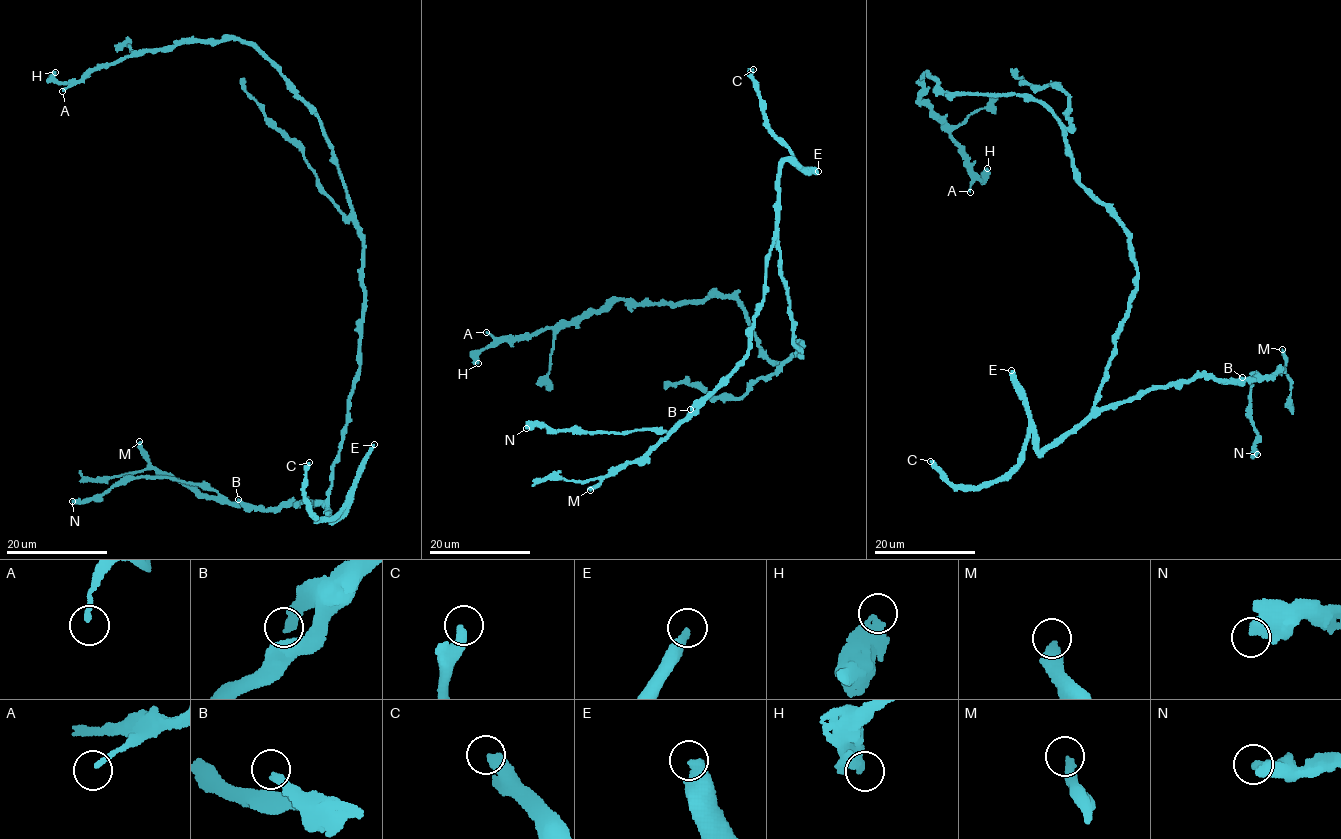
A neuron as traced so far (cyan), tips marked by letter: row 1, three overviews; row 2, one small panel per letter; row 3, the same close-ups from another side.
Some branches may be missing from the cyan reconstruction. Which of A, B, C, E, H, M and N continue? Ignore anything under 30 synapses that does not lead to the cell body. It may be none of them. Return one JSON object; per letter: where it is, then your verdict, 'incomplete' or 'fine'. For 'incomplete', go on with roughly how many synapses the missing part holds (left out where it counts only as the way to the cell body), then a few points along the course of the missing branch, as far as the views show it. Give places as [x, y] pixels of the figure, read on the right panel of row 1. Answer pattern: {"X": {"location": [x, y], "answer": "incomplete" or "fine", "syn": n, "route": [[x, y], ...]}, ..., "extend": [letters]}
{"A": {"location": [970, 192], "answer": "fine"}, "B": {"location": [1242, 377], "answer": "fine"}, "C": {"location": [930, 461], "answer": "incomplete", "syn": 300}, "E": {"location": [1011, 370], "answer": "fine"}, "H": {"location": [987, 168], "answer": "fine"}, "M": {"location": [1282, 349], "answer": "fine"}, "N": {"location": [1257, 454], "answer": "fine"}, "extend": ["C"]}

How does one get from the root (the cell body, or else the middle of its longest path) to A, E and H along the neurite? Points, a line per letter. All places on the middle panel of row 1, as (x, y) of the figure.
A: (800, 356), (799, 342), (791, 359), (770, 360), (742, 303), (720, 295), (611, 300), (531, 334), (486, 332)
E: (800, 356), (801, 349), (794, 344), (794, 325), (777, 248), (779, 167), (790, 161), (804, 173), (818, 171)
H: (800, 356), (799, 342), (791, 359), (770, 360), (742, 303), (720, 295), (611, 300), (494, 341), (478, 363)

